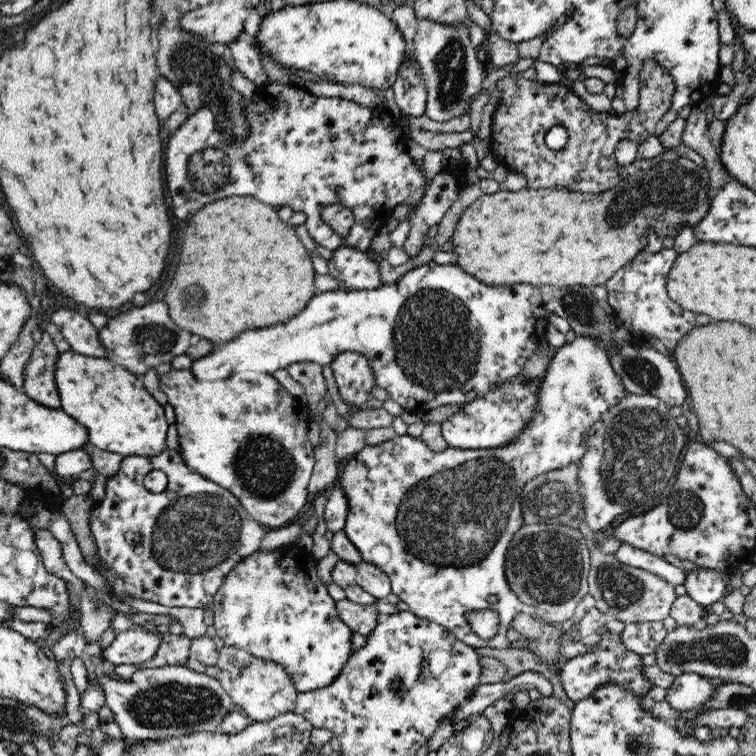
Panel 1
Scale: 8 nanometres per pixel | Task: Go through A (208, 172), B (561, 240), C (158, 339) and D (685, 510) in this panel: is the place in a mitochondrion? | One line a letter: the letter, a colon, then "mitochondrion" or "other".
A: mitochondrion
B: other
C: mitochondrion
D: mitochondrion

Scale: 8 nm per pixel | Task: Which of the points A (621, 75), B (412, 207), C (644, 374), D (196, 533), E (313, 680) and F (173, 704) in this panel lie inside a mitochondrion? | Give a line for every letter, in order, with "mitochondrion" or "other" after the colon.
A: other
B: other
C: mitochondrion
D: mitochondrion
E: other
F: mitochondrion

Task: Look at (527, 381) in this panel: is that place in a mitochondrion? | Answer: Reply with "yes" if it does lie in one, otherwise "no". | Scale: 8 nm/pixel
no

